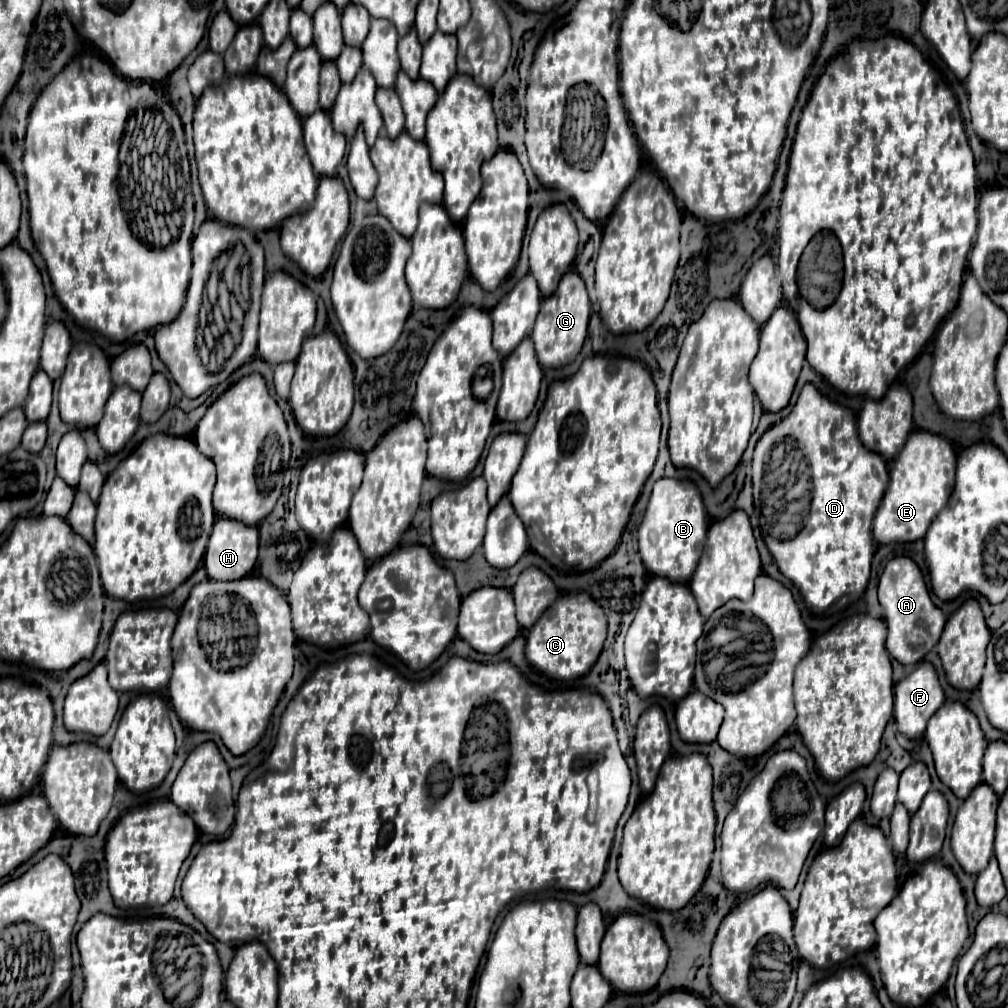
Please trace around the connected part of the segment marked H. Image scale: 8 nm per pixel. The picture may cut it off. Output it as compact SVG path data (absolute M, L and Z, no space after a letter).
M220 517L214 523L214 533L210 535L206 557L204 557L204 569L210 579L238 581L252 573L256 557L258 557L258 529L256 527L248 527L240 521L232 521L224 517Z

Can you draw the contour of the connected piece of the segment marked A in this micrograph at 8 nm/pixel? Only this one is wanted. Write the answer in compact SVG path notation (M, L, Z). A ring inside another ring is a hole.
M896 557L896 559L888 561L888 565L882 573L880 585L878 585L878 599L880 599L880 605L884 609L884 621L890 627L888 639L886 639L888 653L902 665L920 663L932 651L932 647L938 643L942 627L946 623L946 617L940 609L936 609L932 605L930 593L924 585L924 577L922 577L918 565L908 557ZM916 627L924 627L928 633L926 643L922 643L922 645L910 645L908 643L910 633L914 633Z

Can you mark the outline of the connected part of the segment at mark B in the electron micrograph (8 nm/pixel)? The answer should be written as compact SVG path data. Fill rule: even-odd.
M676 479L656 481L644 519L638 529L638 553L648 573L664 577L672 583L686 585L706 545L706 533L708 533L708 517L696 485L690 481L676 481Z

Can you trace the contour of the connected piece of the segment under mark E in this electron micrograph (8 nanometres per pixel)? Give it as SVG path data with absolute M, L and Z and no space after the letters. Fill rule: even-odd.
M928 431L910 433L910 441L898 453L898 461L890 463L890 485L872 523L876 543L888 545L922 539L954 489L954 473L956 455L944 437Z

